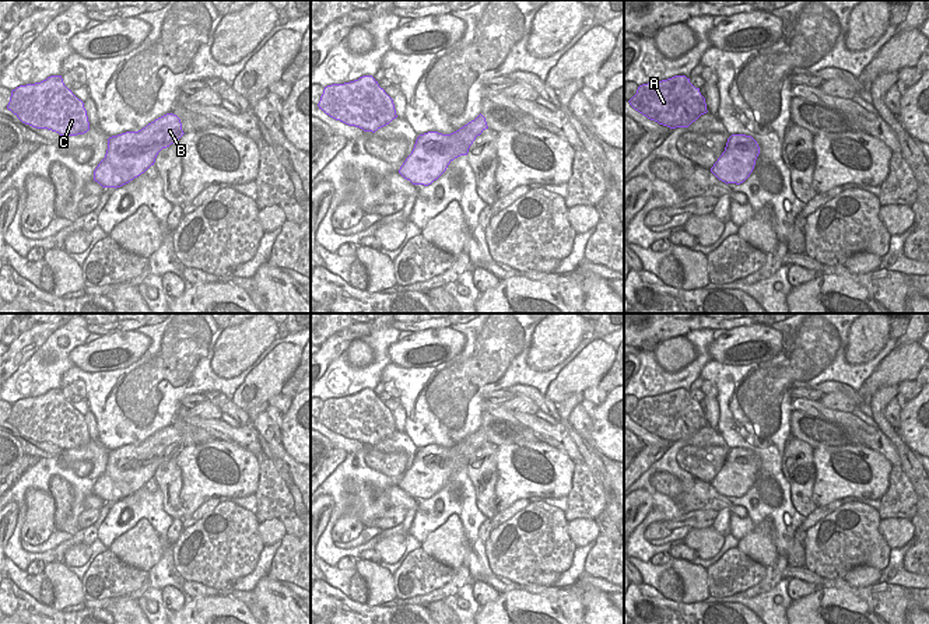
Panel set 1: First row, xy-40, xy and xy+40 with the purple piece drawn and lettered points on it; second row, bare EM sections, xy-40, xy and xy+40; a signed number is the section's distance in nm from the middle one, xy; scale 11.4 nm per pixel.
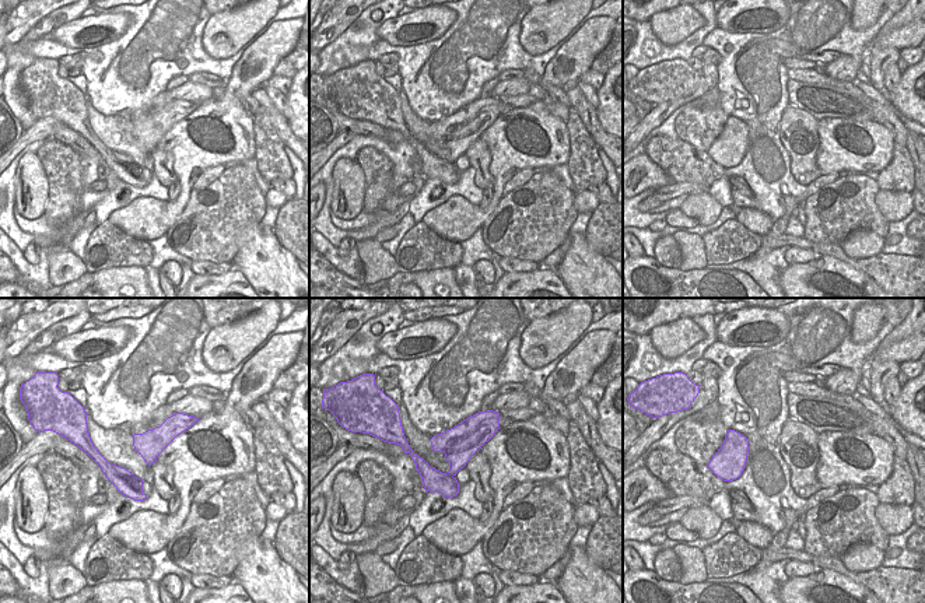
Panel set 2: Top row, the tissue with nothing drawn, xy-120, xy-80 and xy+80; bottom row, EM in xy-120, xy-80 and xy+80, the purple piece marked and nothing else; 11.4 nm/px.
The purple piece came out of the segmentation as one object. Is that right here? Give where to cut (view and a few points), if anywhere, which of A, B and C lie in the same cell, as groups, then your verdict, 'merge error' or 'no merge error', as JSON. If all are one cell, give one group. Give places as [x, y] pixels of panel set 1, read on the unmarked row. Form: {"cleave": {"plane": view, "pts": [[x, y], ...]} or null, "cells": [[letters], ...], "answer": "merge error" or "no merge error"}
{"cleave": {"plane": "xy-40", "pts": [[123, 462], [114, 488], [115, 501]]}, "cells": [["A", "C"], ["B"]], "answer": "merge error"}

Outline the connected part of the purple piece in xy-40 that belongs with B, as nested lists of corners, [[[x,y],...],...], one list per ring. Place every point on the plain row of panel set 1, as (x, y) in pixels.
[[[166,427],[139,445],[109,451],[105,471],[94,484],[94,494],[102,501],[116,501],[113,488],[118,485],[119,476],[132,481],[133,491],[140,490],[154,478],[162,462],[178,456],[183,448],[180,432],[173,427]]]

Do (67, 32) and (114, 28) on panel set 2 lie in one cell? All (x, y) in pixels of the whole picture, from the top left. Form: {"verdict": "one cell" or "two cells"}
{"verdict": "one cell"}

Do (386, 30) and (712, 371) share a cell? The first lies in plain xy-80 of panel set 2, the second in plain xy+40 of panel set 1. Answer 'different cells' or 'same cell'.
different cells

